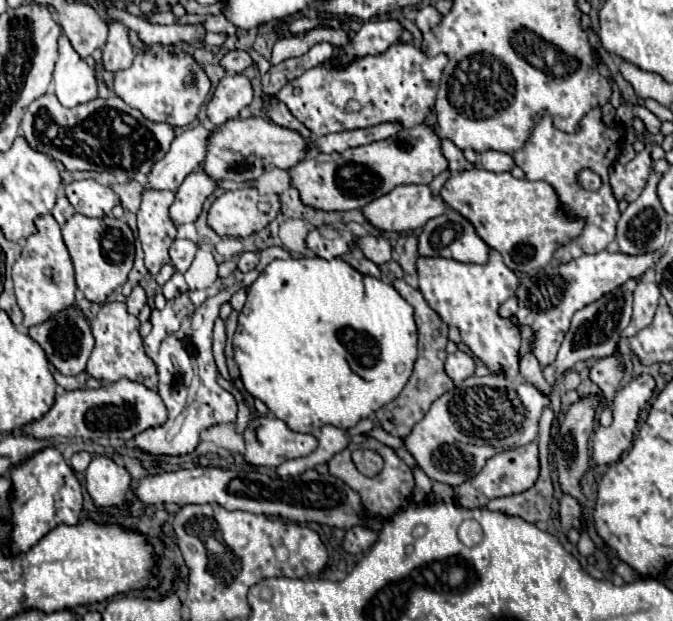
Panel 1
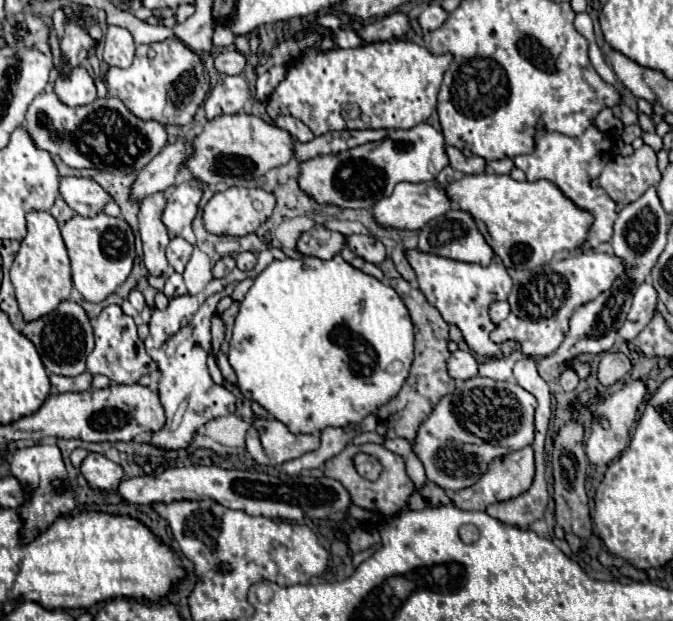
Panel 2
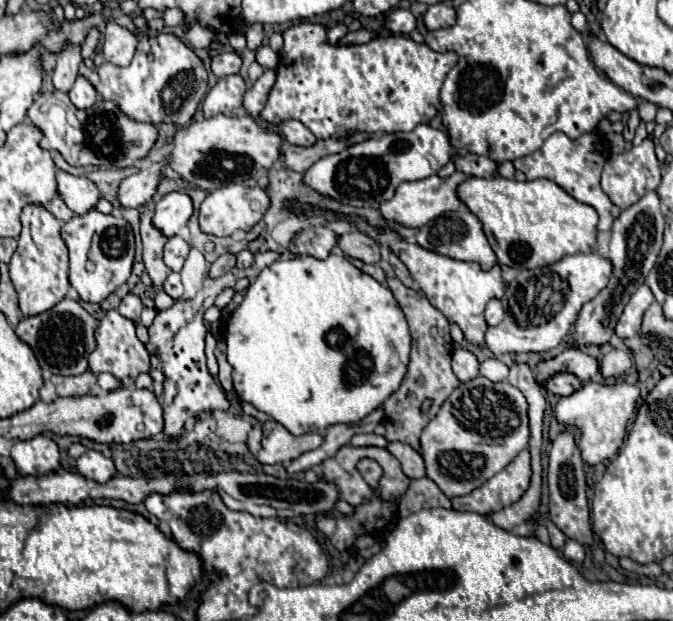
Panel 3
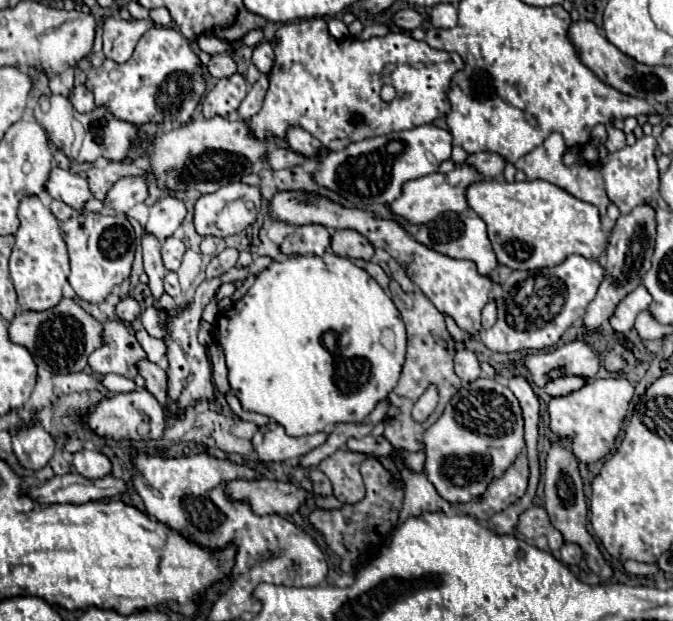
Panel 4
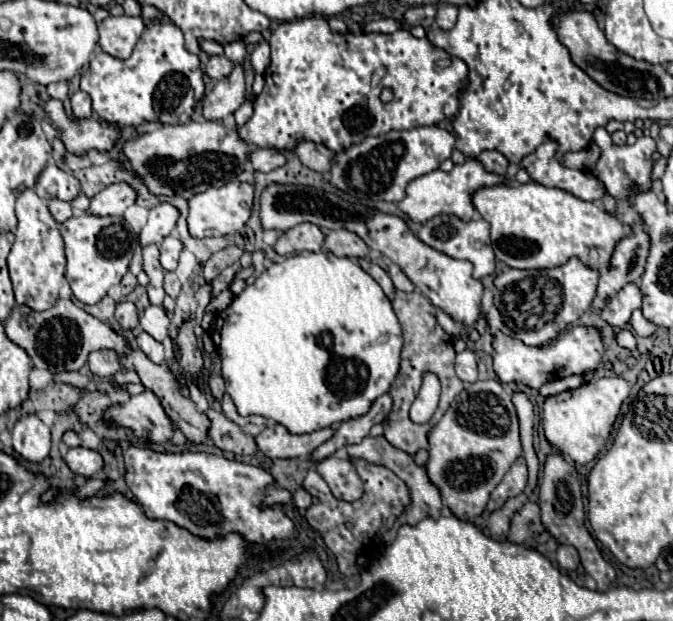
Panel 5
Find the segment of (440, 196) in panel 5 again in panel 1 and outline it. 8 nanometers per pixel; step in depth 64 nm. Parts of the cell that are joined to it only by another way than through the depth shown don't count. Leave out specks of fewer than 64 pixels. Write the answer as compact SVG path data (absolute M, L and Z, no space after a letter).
M410 184L410 186L396 186L392 192L372 200L362 208L364 218L378 230L386 232L404 232L404 230L416 230L422 228L430 218L440 216L446 210L446 204L440 198L434 198L430 194L430 188L420 184Z

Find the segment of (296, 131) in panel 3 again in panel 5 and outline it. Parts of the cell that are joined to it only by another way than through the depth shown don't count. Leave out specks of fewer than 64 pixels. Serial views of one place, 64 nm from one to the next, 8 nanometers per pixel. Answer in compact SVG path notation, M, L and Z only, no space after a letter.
M298 140L294 152L304 166L308 166L308 168L320 172L320 174L328 172L332 152L324 144L316 144L316 142L310 142L310 140Z

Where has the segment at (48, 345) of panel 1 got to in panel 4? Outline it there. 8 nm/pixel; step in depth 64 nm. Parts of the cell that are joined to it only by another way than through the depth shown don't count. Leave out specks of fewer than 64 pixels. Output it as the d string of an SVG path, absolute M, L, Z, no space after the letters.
M64 298L58 306L44 312L20 312L8 326L10 338L26 346L34 356L38 368L52 374L82 372L86 368L88 356L102 346L102 324L82 310L74 300Z

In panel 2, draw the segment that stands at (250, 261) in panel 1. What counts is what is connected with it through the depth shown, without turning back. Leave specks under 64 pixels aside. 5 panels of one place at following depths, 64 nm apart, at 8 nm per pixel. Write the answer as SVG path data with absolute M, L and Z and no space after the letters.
M240 252L236 256L236 264L238 264L240 270L248 272L248 270L252 270L256 266L256 254L252 254L252 252Z

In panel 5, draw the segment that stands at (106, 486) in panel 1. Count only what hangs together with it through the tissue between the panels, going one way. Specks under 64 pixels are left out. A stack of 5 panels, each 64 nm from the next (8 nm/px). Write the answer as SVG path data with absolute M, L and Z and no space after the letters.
M82 446L70 448L64 460L74 474L80 474L84 478L92 478L96 472L102 472L102 468L104 468L102 456L94 450L82 448Z

